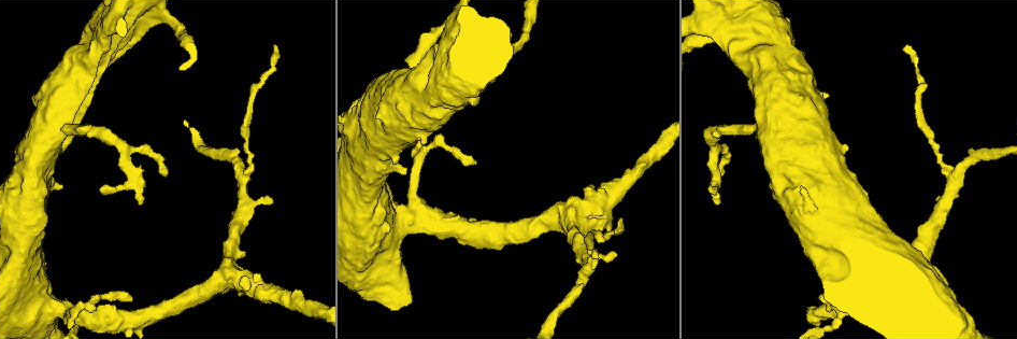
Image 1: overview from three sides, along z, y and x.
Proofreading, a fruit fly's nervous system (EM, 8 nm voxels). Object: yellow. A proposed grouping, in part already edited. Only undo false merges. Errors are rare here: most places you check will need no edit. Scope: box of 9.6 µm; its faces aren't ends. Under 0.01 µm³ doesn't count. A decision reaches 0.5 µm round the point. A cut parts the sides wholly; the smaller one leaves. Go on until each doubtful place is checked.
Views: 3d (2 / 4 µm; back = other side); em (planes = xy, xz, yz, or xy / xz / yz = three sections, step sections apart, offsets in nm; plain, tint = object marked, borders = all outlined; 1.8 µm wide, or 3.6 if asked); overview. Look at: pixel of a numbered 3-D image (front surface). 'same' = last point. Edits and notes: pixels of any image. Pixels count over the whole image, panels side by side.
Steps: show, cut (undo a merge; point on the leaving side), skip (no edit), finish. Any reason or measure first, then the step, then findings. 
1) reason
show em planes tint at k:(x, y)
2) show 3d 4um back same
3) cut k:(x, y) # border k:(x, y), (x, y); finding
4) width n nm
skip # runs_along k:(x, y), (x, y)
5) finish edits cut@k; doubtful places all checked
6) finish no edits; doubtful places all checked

show 3d 4um at 1:(44, 306)

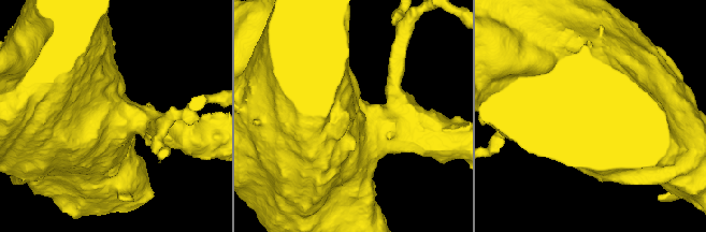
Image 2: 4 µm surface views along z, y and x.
show em xy step 16 tint at 2:(111, 119)

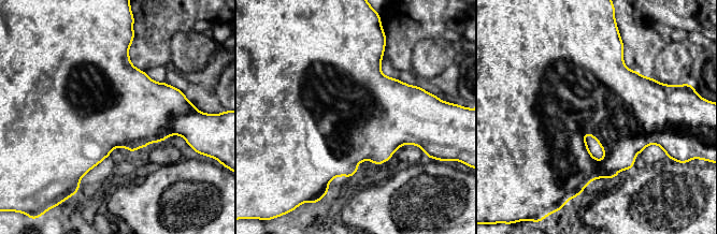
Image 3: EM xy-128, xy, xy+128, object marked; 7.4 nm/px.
show em planes tint same

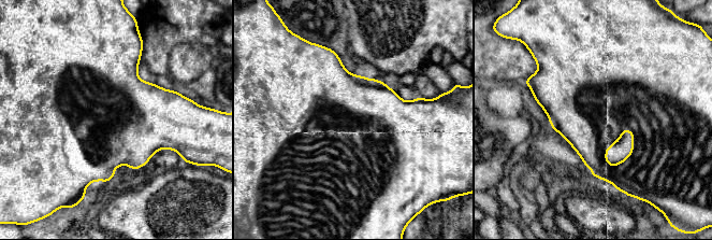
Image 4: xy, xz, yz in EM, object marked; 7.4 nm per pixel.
width 700 nm
skip # one neuron here

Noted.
four or more arms meet
show em 3.6um planes tint at 1:(580, 221)

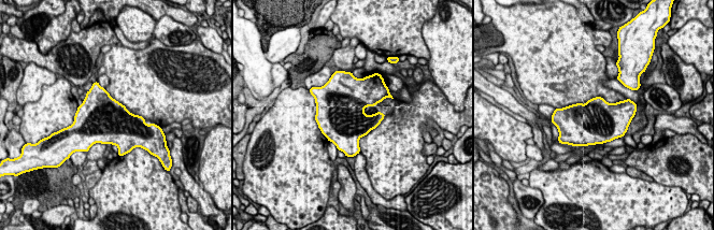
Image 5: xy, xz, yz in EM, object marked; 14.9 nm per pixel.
width 650 nm
skip # continuous, no second neuron

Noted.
touches itself
show 3d 4um at 1:(730, 18)

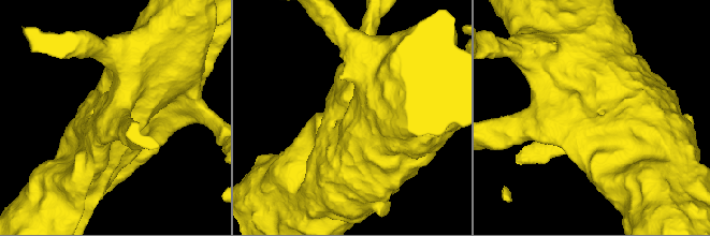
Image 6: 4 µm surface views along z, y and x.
shape alone is not enough
show em 3.6um xy step 16 tint at 6:(597, 115)

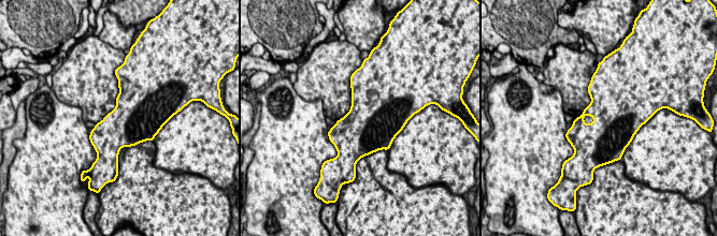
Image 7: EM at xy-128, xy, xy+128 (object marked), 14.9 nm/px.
another direction
show em 3.6um planes tint same

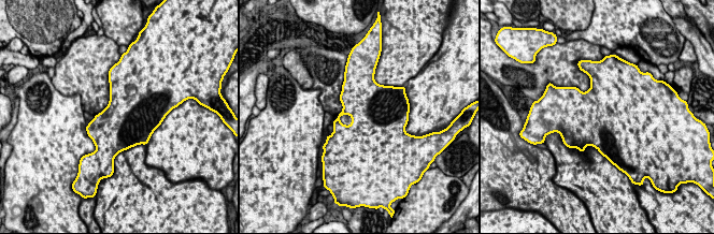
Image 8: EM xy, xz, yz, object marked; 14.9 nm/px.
width 600 nm
skip # continuous, no second neuron

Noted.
finish no edits; doubtful places all checked

